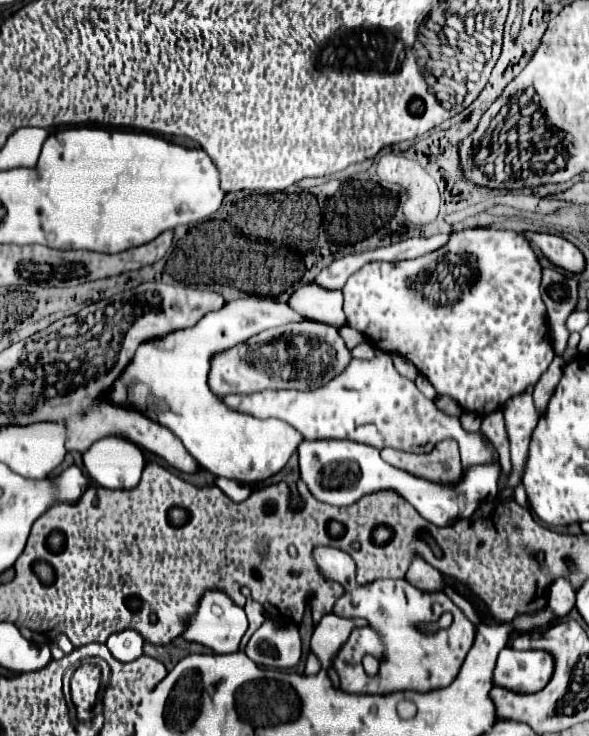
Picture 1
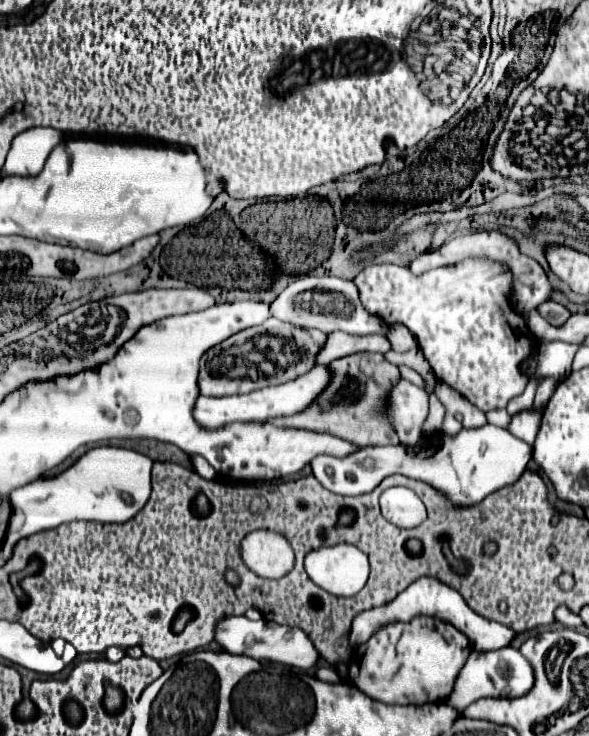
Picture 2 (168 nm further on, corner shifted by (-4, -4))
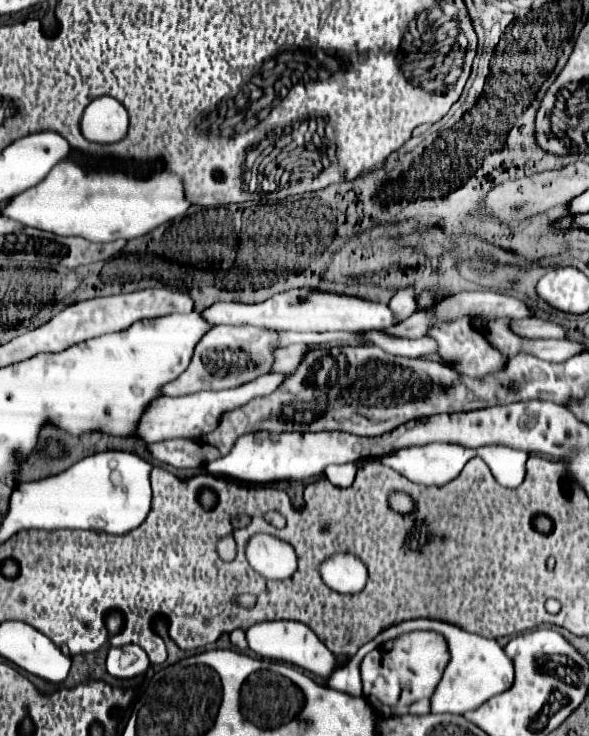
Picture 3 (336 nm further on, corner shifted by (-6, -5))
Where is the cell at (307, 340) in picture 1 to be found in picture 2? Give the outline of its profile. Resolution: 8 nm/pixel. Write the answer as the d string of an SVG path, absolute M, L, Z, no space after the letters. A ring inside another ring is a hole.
M269 318L261 326L253 326L249 330L241 330L209 348L201 358L201 374L197 380L201 396L229 396L229 394L245 394L263 386L287 382L301 372L313 368L313 360L321 344L325 342L325 334L319 330L297 328L293 324L279 322Z

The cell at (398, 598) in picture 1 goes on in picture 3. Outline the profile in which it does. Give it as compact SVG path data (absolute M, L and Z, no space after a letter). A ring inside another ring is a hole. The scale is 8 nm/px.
M409 631L389 639L379 649L373 649L361 663L363 697L383 717L399 717L407 713L427 715L431 695L435 693L449 659L451 653L441 633Z

